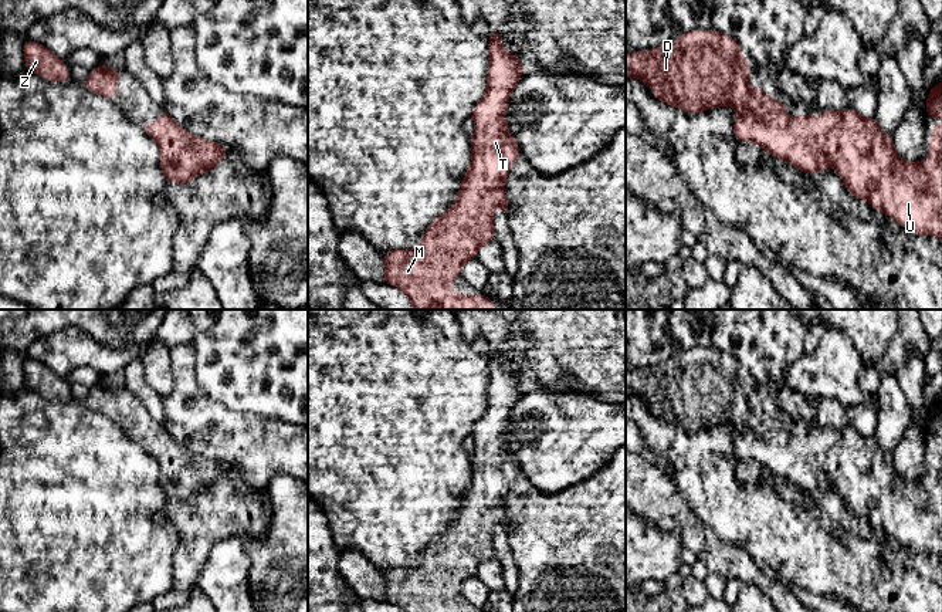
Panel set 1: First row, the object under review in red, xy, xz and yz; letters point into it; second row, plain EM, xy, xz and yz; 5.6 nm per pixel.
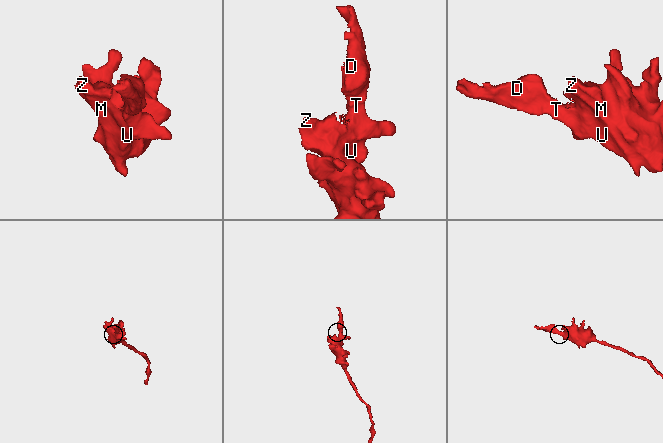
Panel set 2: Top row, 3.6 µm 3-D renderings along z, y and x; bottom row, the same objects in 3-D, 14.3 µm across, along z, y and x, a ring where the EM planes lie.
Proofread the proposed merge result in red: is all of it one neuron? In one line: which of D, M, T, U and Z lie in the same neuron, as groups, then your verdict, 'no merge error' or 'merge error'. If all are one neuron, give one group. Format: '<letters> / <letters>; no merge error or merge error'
D M T U Z; no merge error

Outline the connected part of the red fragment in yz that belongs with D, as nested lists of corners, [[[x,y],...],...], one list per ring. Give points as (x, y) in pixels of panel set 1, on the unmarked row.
[[[692,348],[653,369],[626,372],[626,396],[643,398],[653,406],[657,417],[670,425],[680,425],[685,432],[699,432],[729,422],[739,430],[733,446],[736,460],[756,460],[769,473],[789,480],[804,491],[826,488],[831,483],[851,513],[868,520],[911,550],[936,554],[942,559],[942,442],[929,446],[936,453],[928,457],[928,486],[925,487],[921,480],[904,480],[897,473],[892,454],[880,447],[874,435],[864,436],[850,425],[844,430],[827,427],[824,435],[809,430],[802,437],[792,436],[782,417],[768,416],[760,406],[752,408],[749,393],[749,382],[742,375],[738,361],[715,348]]]

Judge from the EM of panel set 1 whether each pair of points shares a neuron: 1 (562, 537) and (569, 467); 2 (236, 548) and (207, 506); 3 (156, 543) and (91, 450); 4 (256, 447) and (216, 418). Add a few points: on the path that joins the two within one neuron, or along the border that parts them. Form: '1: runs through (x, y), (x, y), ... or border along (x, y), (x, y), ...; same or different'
1: border along (597, 470), (553, 493), (542, 493), (534, 486); different
2: border along (243, 538), (226, 537), (219, 540), (206, 561); different
3: runs through (141, 520), (139, 507), (107, 473); same
4: runs through (246, 440), (226, 428); same

